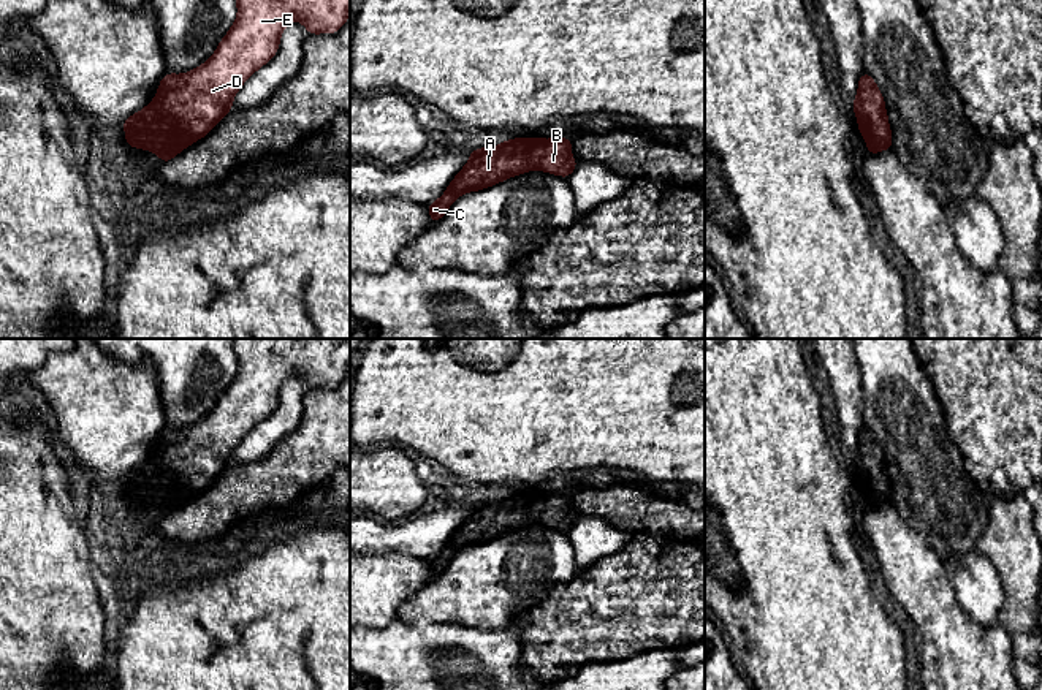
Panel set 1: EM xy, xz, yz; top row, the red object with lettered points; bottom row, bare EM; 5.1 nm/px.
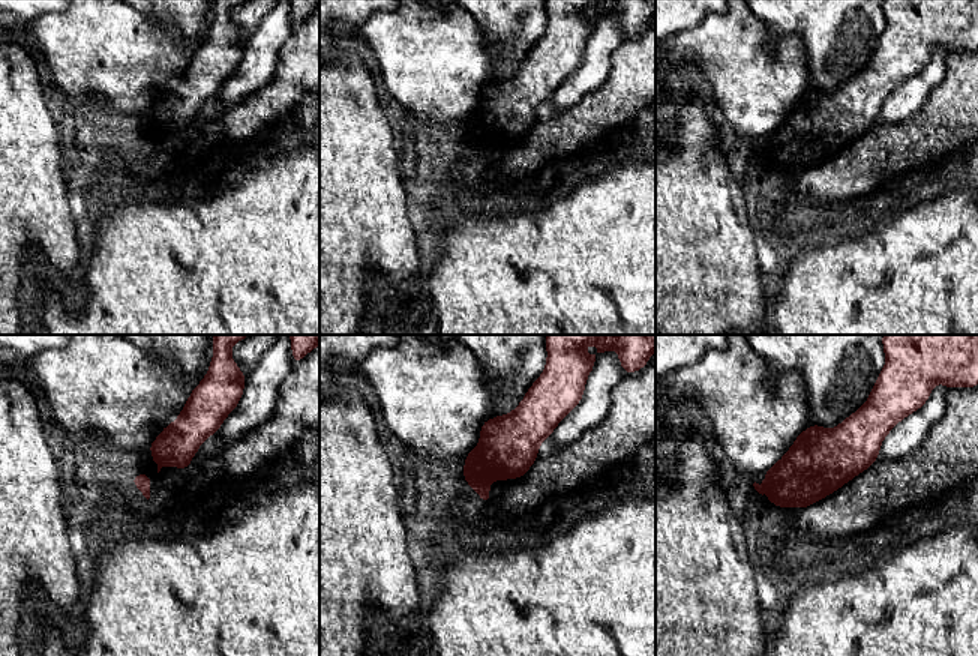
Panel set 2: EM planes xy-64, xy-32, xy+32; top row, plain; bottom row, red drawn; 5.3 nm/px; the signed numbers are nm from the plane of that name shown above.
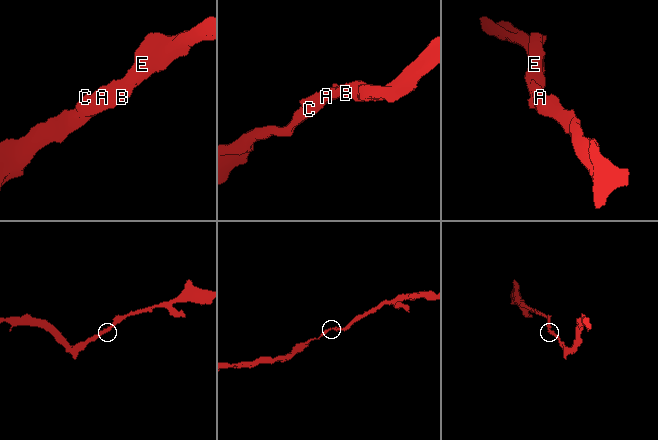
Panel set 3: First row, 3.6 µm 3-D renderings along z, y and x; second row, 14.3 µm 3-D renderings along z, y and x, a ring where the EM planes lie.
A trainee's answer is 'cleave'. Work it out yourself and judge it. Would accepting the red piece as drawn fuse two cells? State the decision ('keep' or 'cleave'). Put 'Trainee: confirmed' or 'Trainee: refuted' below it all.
keep
Trainee: refuted

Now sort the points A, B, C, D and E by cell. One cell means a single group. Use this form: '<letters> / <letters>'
A B C D E

